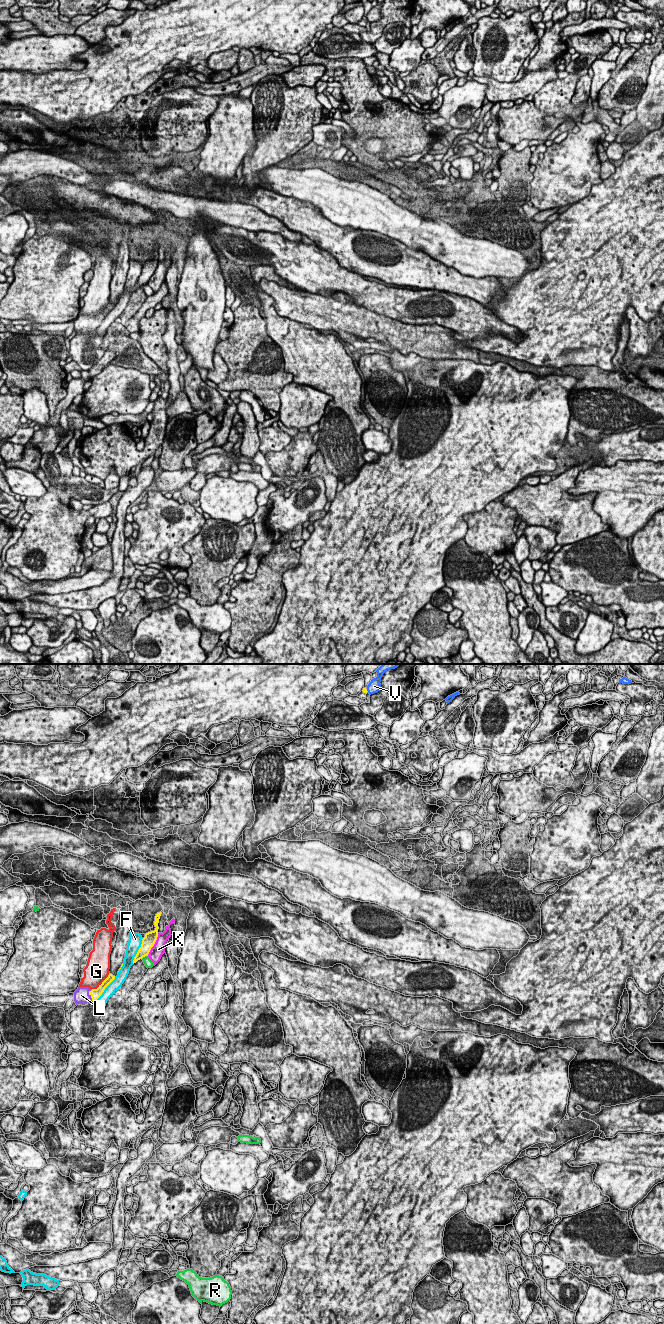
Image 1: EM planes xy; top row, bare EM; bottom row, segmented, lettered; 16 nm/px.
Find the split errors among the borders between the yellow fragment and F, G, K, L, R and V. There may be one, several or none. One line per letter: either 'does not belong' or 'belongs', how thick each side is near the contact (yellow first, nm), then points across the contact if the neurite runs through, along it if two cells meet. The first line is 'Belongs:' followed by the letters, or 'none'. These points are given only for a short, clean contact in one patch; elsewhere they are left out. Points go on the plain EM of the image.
Belongs: L
F: does not belong; calibres 200 and 220 nm
G: does not belong; calibres 160 and 380 nm
K: does not belong; calibres 200 and 220 nm
L: belongs; calibres 160 and 240 nm; way xy (95, 321), (90, 322), (81, 323)
R: does not belong; calibres 200 and 130 nm
V: does not belong; calibres 70 and 200 nm

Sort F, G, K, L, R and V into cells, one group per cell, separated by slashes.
F / G / K / L / R / V

